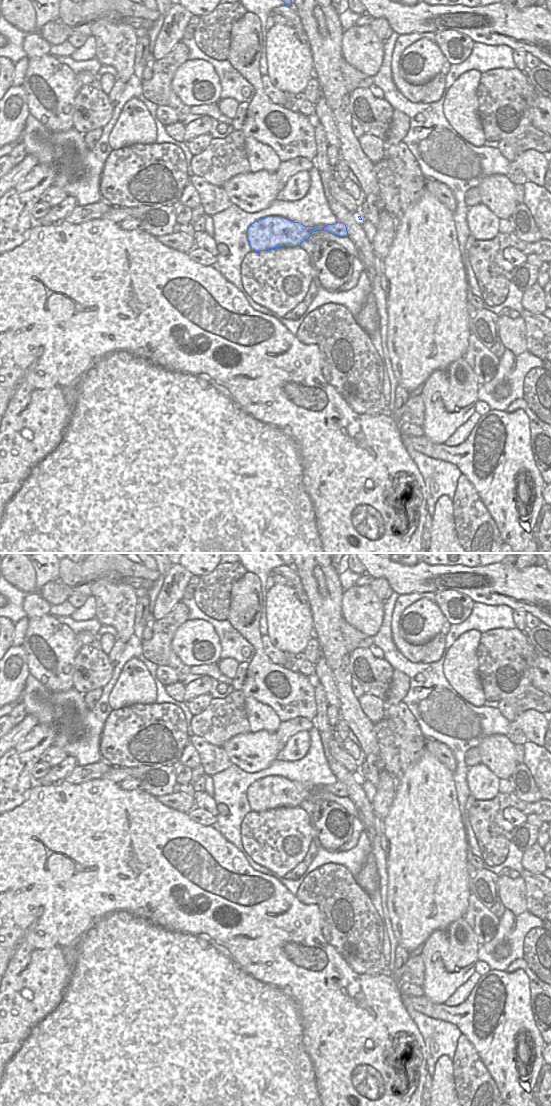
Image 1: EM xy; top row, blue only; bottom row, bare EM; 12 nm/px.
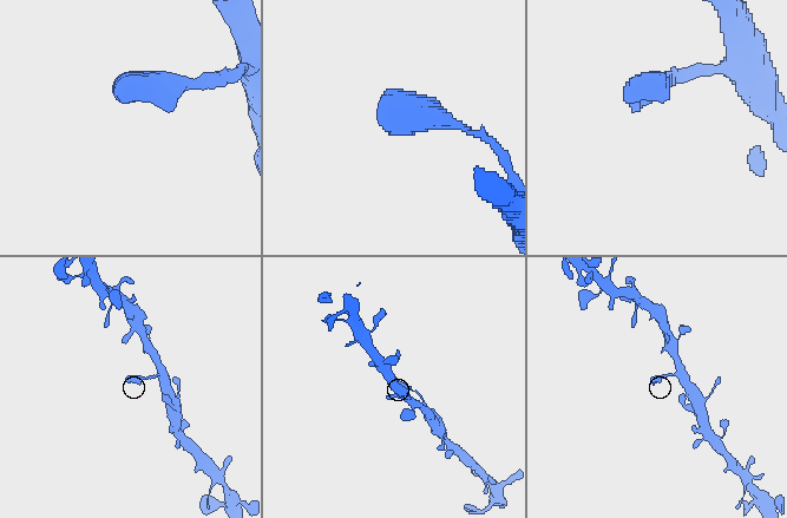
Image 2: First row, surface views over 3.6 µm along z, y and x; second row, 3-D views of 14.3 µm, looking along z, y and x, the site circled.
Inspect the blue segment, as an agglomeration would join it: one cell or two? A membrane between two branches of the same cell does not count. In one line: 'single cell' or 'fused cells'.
single cell

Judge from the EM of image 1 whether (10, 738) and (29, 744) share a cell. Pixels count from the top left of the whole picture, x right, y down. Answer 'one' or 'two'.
two

